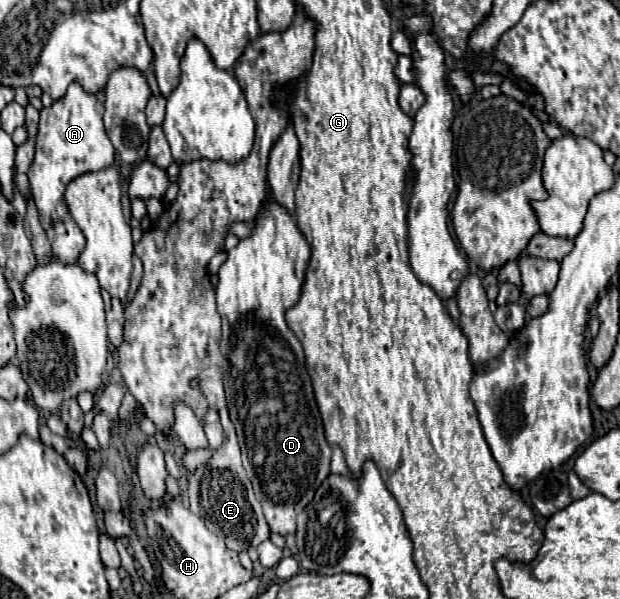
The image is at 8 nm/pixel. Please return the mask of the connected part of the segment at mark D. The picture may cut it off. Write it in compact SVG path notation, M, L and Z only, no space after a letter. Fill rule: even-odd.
M267 197L265 209L257 215L251 235L239 239L237 247L227 251L227 259L219 269L217 285L217 311L225 327L221 353L225 355L223 381L229 415L235 423L239 445L243 449L243 465L251 477L257 499L261 499L265 519L271 531L277 531L279 535L295 533L295 517L299 515L299 511L303 511L303 507L307 507L307 503L311 503L317 487L323 483L323 479L327 479L331 461L331 447L323 435L321 417L313 399L311 379L305 369L303 347L285 323L287 309L291 309L299 301L309 253L309 245L303 239L303 233L299 231L293 215L281 203ZM239 347L243 347L241 359L229 361L229 351L239 351Z

